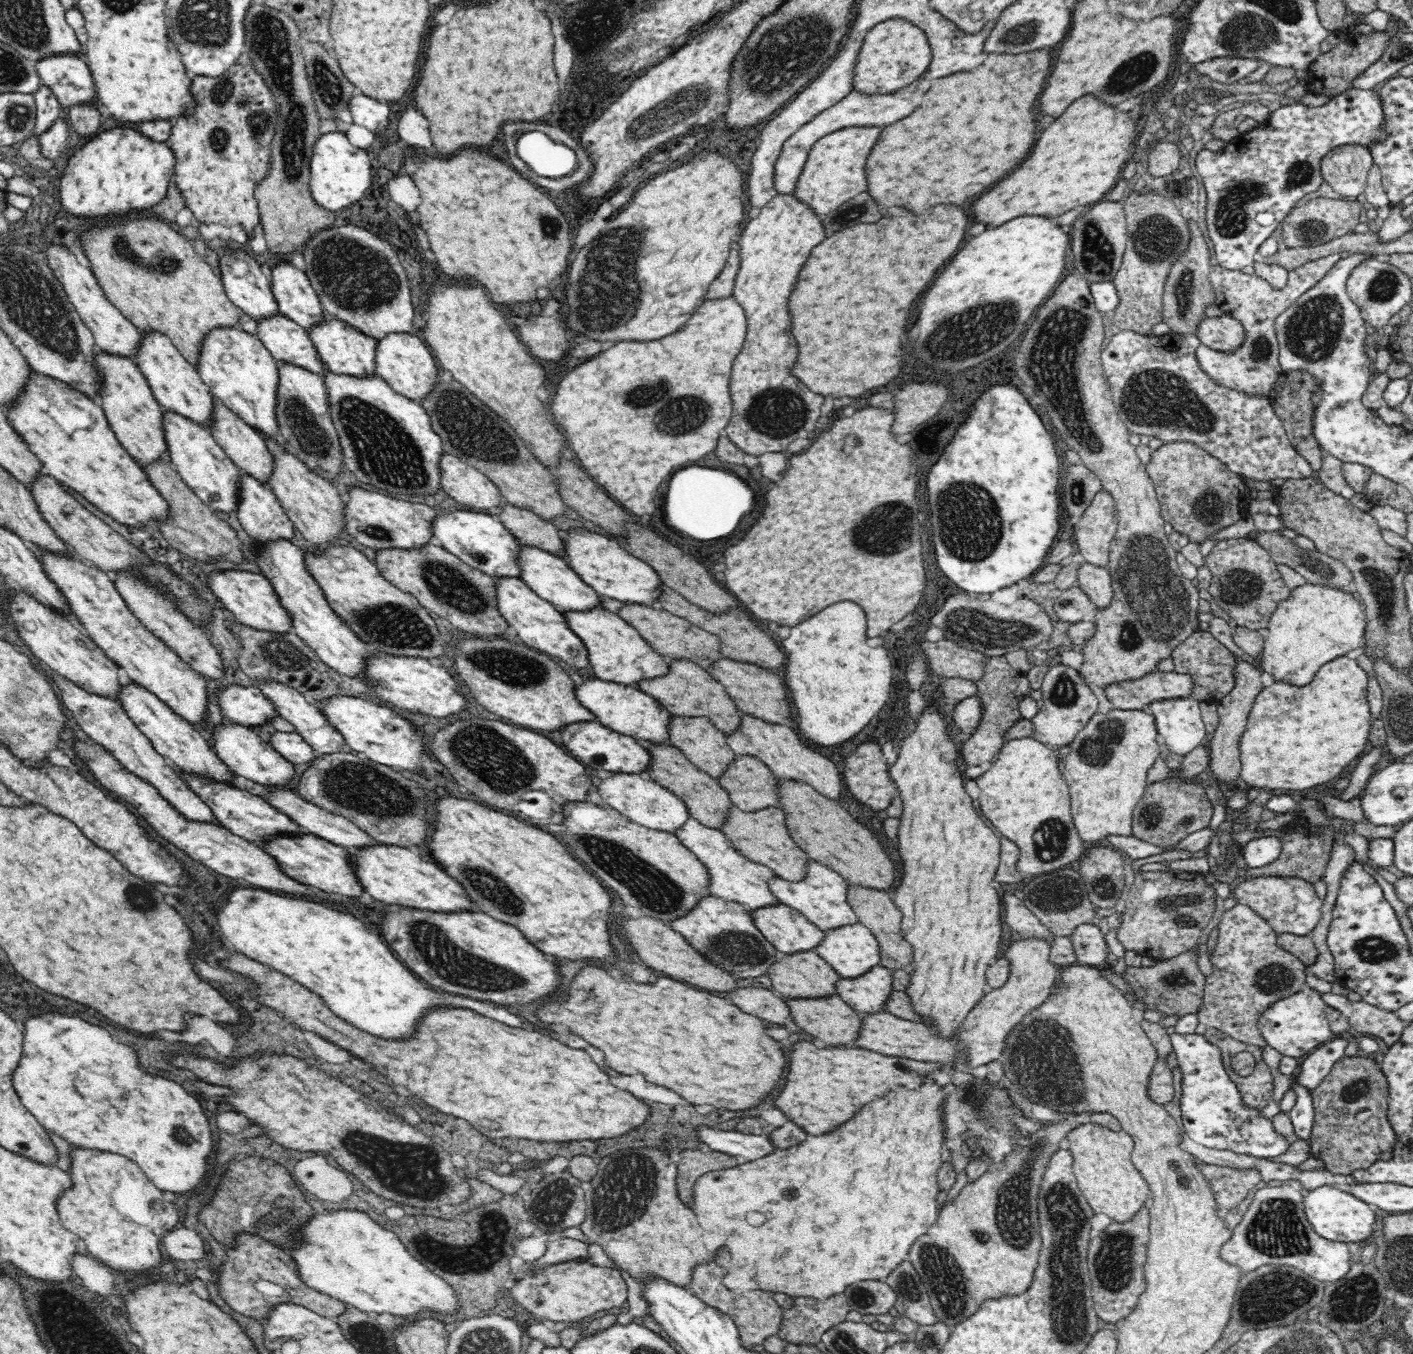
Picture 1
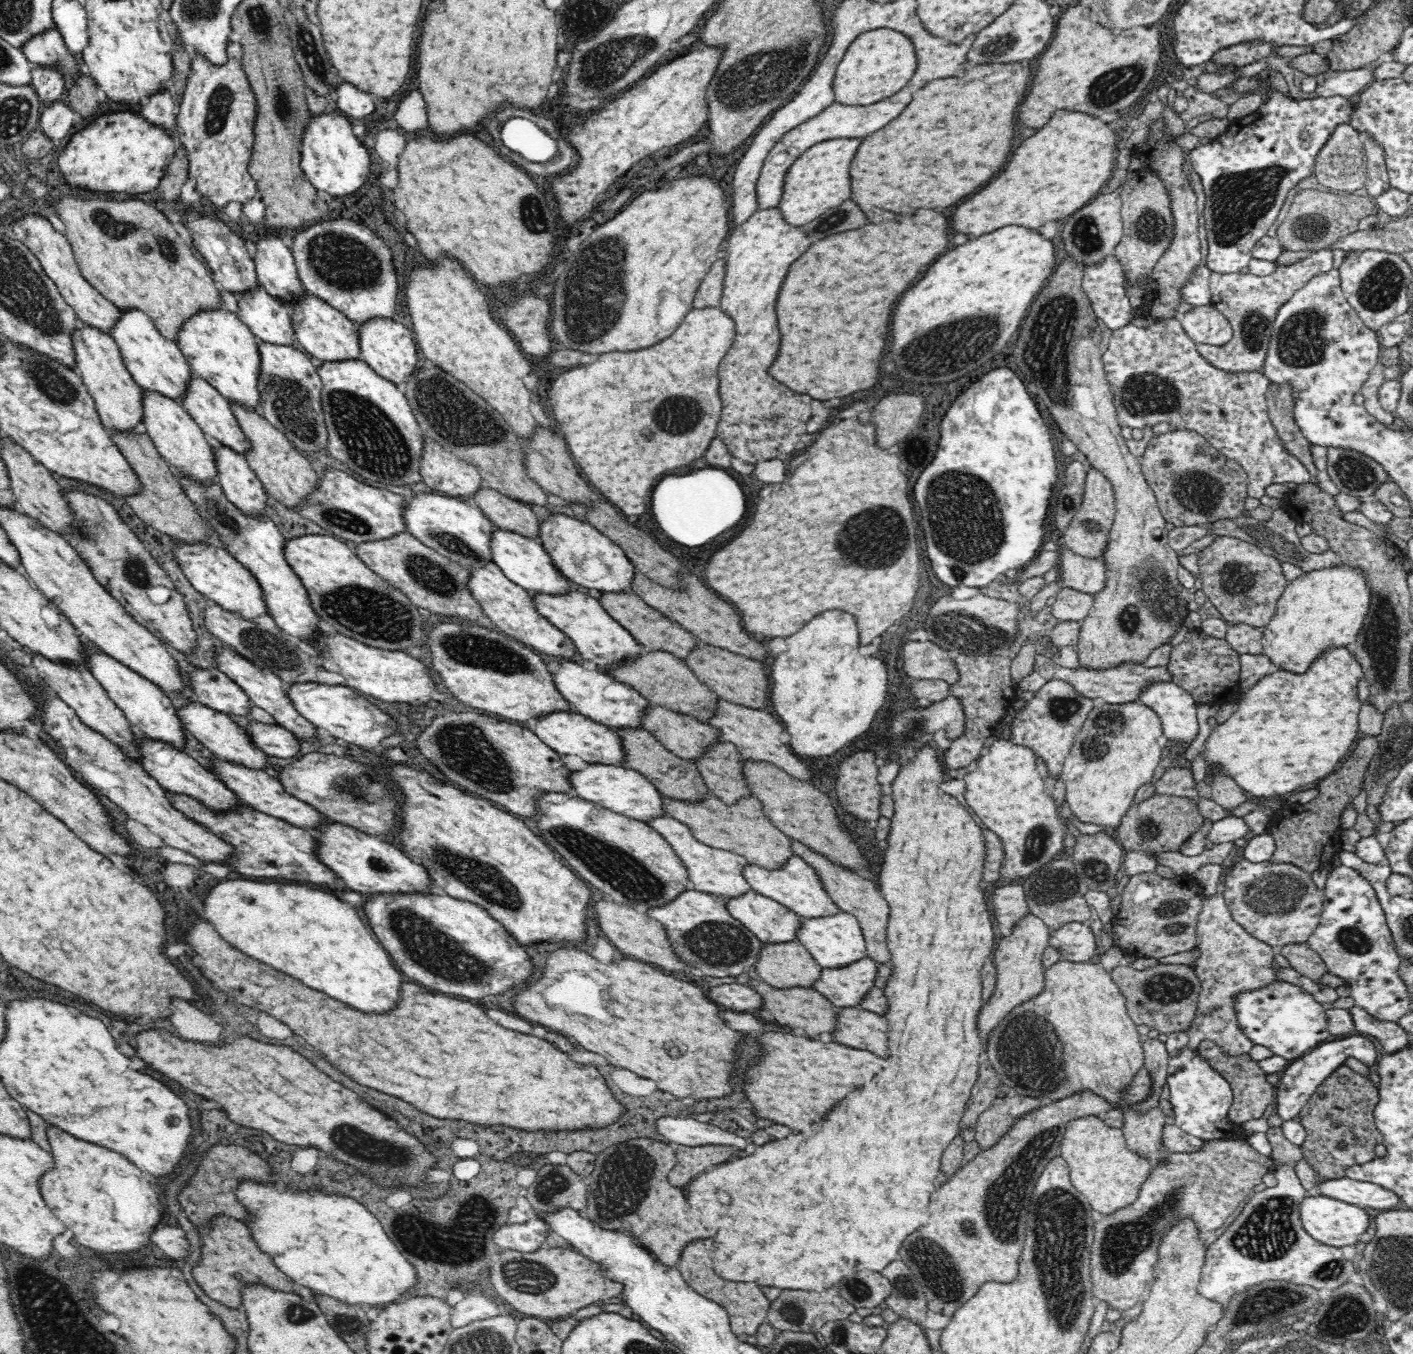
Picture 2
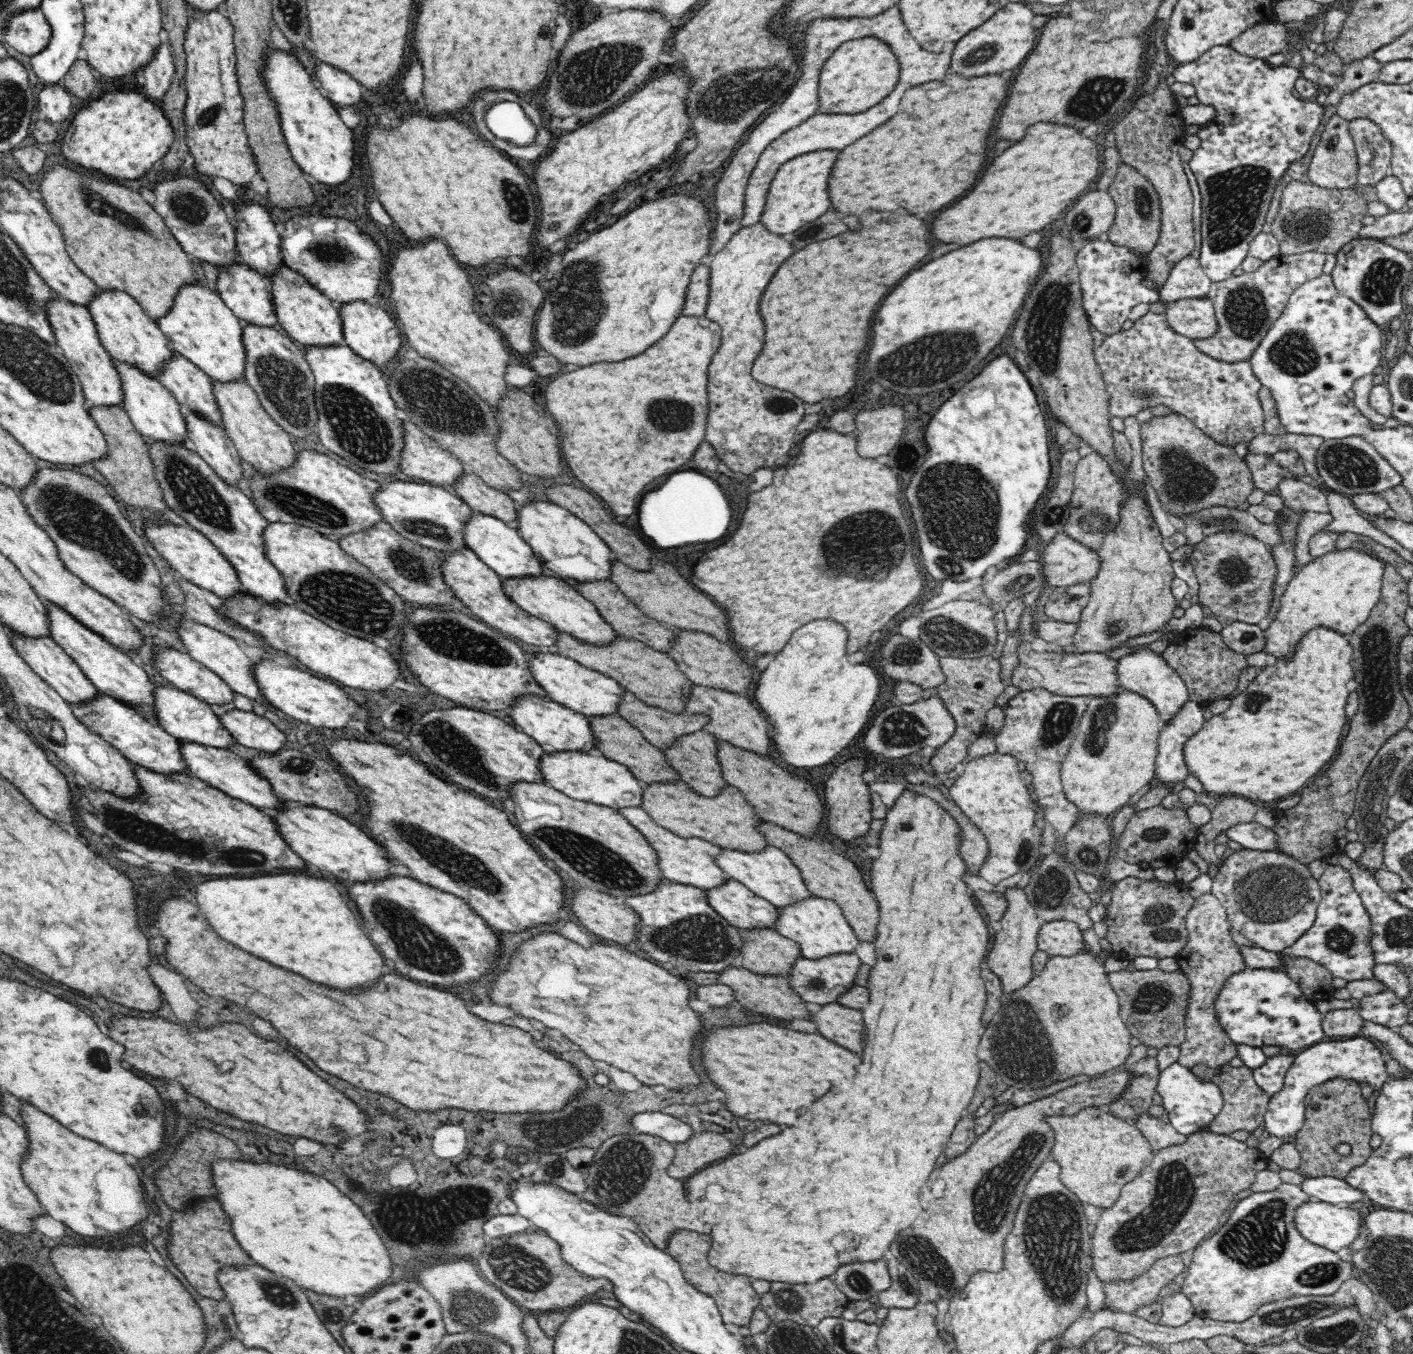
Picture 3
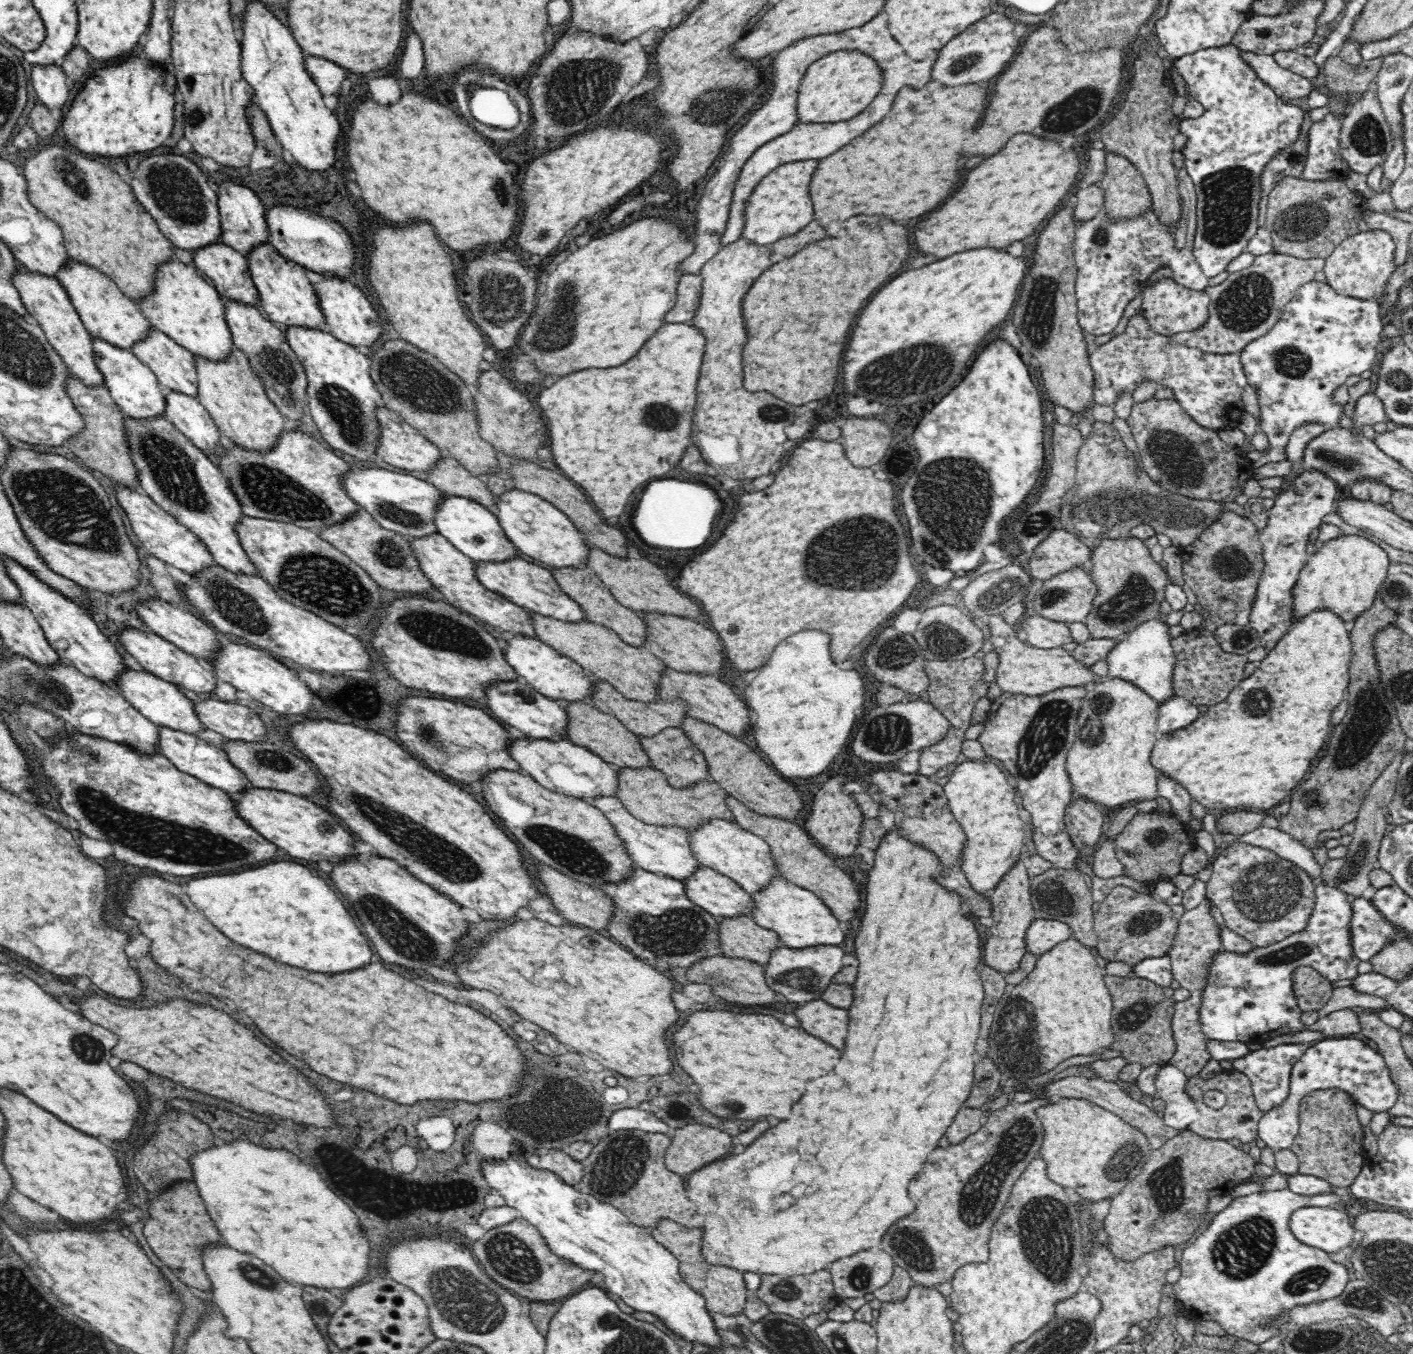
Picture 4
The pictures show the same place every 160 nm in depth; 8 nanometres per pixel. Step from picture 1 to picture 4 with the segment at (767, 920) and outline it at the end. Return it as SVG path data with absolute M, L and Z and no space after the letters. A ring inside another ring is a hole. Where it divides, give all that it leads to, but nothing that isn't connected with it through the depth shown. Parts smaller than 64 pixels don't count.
M698 864L694 874L682 880L686 897L715 917L750 915L752 899L732 879Z

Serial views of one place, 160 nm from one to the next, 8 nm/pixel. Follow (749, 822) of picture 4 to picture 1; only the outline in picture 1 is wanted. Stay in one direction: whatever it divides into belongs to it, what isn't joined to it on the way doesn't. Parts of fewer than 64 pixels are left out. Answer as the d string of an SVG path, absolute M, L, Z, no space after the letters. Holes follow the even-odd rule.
M846 880L846 903L852 907L858 920L866 928L870 929L876 941L878 941L878 951L880 951L879 964L889 970L896 970L902 966L909 966L912 955L908 943L900 936L900 922L902 914L898 912L898 907L890 899L890 893L878 890L877 888L866 888L854 882Z

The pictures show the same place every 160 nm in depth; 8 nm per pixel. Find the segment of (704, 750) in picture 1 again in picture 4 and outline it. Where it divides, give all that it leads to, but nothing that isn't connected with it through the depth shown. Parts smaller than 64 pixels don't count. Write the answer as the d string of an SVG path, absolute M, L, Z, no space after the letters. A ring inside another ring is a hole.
M594 679L590 688L589 704L599 709L600 712L614 716L622 722L622 725L638 736L654 736L658 732L671 727L680 727L682 720L687 716L686 703L679 699L652 700L652 702L640 702L630 700L618 692L609 682L602 679Z

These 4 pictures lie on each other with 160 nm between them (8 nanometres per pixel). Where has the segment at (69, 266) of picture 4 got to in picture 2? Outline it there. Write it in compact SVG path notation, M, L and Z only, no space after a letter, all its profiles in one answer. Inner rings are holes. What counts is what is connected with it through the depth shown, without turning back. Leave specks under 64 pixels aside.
M134 308L120 309L120 318L116 320L109 334L120 349L125 368L139 387L154 390L179 401L178 398L186 392L186 384L191 380L190 366L181 348L178 348L174 341L162 336L146 313Z

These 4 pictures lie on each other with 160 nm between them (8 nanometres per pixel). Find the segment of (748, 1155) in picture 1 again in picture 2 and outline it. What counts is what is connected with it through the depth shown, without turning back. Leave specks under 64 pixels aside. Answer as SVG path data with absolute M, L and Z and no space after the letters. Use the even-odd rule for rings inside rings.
M658 1118L656 1131L664 1139L684 1146L702 1146L702 1144L728 1144L739 1150L751 1150L754 1144L749 1139L734 1135L719 1126L702 1124L692 1118Z

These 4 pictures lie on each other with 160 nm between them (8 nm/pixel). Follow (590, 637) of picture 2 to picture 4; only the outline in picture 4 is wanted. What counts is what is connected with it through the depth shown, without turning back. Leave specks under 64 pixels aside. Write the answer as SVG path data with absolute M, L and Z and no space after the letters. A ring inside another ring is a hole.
M520 557L502 560L502 562L479 562L474 561L474 575L486 588L492 592L504 595L510 602L524 607L530 611L537 612L556 620L565 620L566 622L578 622L584 620L584 611L578 603L570 599L552 573L543 567L528 562Z

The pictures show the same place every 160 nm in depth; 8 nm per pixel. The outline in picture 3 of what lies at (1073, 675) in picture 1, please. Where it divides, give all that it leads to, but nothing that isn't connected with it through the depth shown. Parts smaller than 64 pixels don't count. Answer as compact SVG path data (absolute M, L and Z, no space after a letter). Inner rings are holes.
M1037 688L1020 691L1010 698L1004 710L1004 725L993 734L996 753L1006 754L1024 764L1026 772L1032 777L1032 789L1036 793L1036 810L1044 812L1044 822L1052 826L1054 851L1052 854L1068 863L1074 871L1079 884L1086 892L1101 889L1102 880L1087 872L1078 870L1067 856L1065 834L1074 826L1080 814L1079 808L1067 799L1061 780L1061 768L1071 743L1078 735L1079 725L1086 711L1087 698L1081 696L1055 695L1046 689Z

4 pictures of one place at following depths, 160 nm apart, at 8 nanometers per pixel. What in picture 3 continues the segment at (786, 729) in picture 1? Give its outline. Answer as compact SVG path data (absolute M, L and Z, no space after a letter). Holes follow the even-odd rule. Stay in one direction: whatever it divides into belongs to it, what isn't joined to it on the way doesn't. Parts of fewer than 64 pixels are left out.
M692 684L690 696L686 698L685 710L689 713L705 715L708 718L707 724L703 727L707 733L730 742L737 748L765 756L770 754L771 746L773 746L770 738L770 724L762 718L762 711L756 709L750 702L744 694Z

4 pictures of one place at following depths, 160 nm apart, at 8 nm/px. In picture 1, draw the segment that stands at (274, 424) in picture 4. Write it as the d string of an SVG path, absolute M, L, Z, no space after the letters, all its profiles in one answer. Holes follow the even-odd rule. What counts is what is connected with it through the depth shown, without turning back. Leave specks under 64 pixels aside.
M259 432L270 455L274 461L274 468L270 472L270 478L266 486L276 495L282 505L285 514L293 524L302 532L308 542L312 542L311 549L320 552L322 548L330 546L330 540L342 536L344 532L344 497L323 476L318 475L311 468L308 468L297 456L289 453L283 441L278 438L271 438Z

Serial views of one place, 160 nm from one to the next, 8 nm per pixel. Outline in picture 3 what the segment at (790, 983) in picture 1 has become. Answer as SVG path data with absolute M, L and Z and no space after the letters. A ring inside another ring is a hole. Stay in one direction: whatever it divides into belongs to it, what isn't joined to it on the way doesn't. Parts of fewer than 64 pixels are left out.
M774 928L740 929L740 939L742 939L740 955L742 955L743 967L756 974L772 974L782 977L790 972L790 966L800 956L798 943L786 938L786 936L782 936Z

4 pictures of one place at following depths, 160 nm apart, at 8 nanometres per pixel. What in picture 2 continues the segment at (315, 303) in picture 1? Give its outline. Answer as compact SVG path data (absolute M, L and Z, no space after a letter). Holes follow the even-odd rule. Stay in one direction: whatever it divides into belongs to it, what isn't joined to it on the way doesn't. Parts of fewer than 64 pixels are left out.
M268 232L260 234L258 240L254 242L256 246L256 255L253 258L255 265L257 284L263 286L272 297L277 297L286 303L292 303L295 299L300 299L306 295L306 289L302 287L295 261L291 250L282 243L280 232Z

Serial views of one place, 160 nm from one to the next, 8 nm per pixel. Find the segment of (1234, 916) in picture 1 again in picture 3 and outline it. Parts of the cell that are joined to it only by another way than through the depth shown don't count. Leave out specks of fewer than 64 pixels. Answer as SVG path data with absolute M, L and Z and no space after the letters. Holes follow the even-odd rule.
M1212 893L1199 896L1192 908L1185 914L1185 927L1188 937L1184 948L1176 954L1175 959L1179 970L1188 977L1190 991L1186 1014L1184 1014L1184 1040L1179 1046L1178 1063L1186 1068L1197 1064L1206 1065L1211 1069L1222 1066L1236 1056L1236 1043L1220 1028L1216 1019L1214 1003L1228 976L1240 972L1247 966L1242 961L1238 945L1230 937L1230 924L1224 905Z

